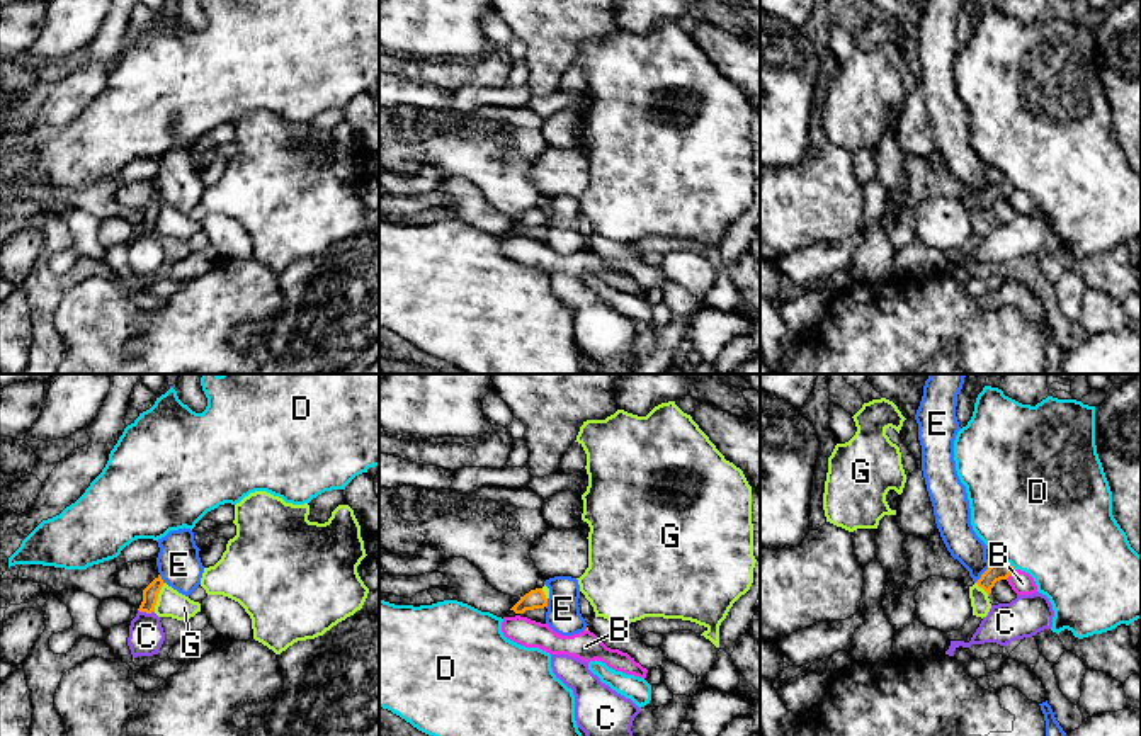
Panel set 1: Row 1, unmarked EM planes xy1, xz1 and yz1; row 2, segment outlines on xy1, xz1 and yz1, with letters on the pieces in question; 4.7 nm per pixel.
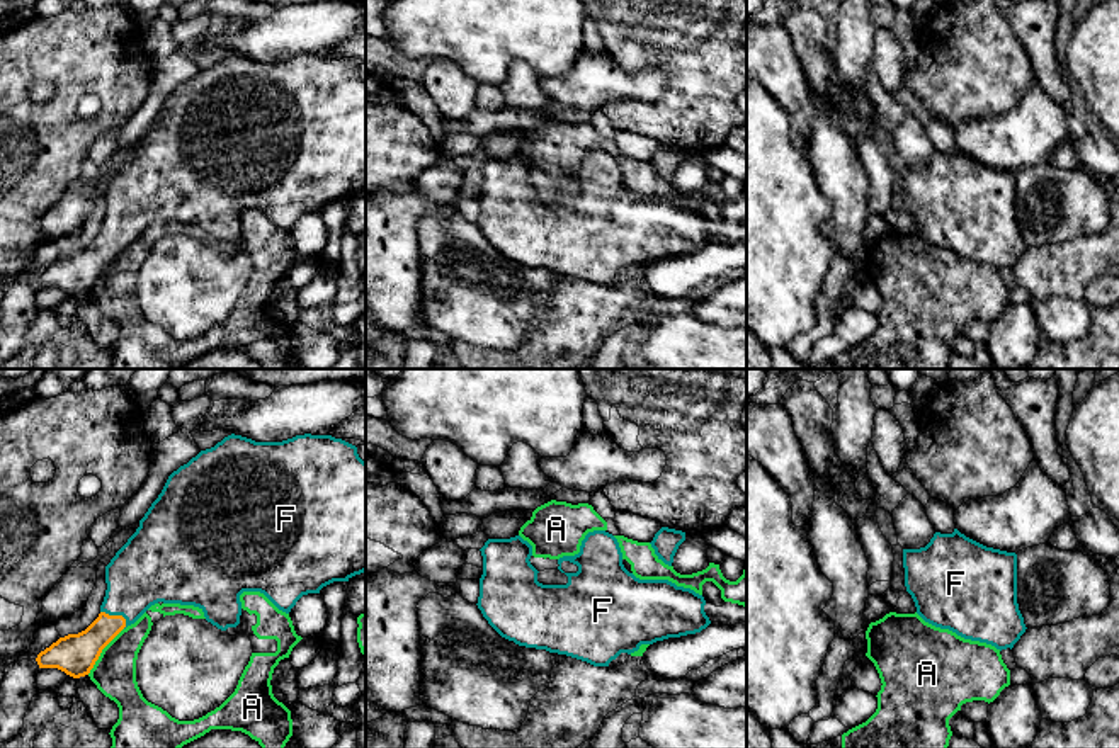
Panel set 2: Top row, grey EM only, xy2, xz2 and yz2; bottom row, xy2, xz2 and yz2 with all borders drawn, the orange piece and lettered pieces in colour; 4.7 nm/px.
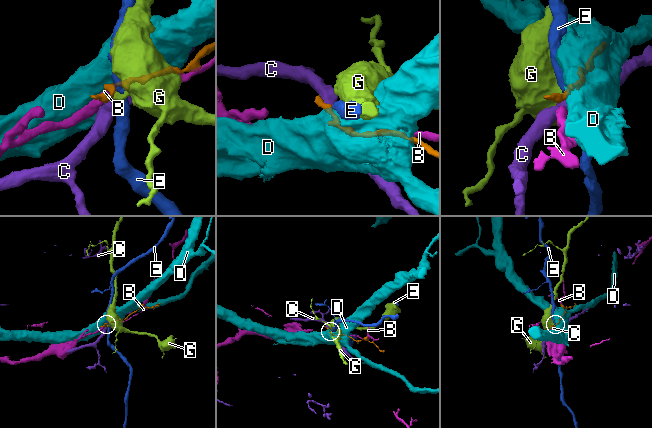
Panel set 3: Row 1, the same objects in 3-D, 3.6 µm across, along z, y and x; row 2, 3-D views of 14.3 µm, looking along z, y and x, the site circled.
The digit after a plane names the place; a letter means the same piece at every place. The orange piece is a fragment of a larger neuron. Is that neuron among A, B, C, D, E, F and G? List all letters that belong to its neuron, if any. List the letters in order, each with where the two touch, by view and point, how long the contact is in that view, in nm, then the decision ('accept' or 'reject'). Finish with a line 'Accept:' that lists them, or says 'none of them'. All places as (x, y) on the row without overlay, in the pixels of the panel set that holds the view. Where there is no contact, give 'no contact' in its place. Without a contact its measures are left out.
A: contact xy2 (101, 271); length 280 nm; reject
B: contact yz1 (1010, 192); length 70 nm; reject
C: contact xy1 (147, 232); length 80 nm; reject
D: contact yz1 (1009, 182); length 70 nm; reject
E: contact yz1 (983, 192); length 120 nm; reject
F: contact xy2 (116, 235); length 150 nm; accept
G: contact xy1 (157, 216); length 140 nm; reject
Accept: F

